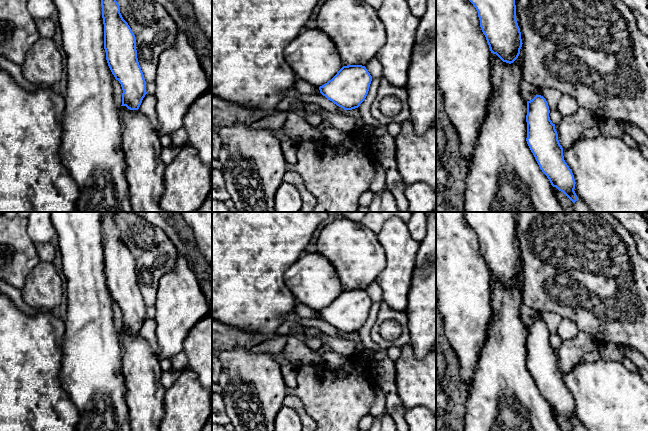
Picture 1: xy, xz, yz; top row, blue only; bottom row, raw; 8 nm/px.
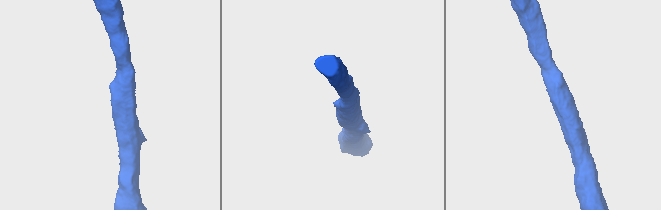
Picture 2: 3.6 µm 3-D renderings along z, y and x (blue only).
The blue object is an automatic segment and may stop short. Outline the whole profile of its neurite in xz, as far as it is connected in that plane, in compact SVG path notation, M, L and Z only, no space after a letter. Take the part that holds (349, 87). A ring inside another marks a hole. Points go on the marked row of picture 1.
M318 28L304 29L285 47L284 57L298 79L318 87L323 96L345 111L358 108L368 94L372 76L366 67L345 66L333 40Z

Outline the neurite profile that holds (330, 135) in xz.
M325 126L322 130L322 140L328 144L336 145L343 141L349 133L338 130L336 128Z

